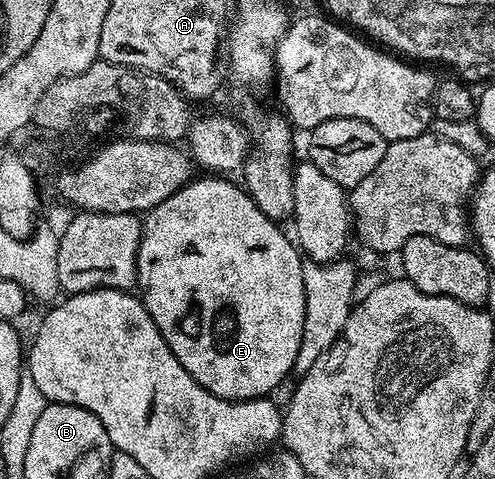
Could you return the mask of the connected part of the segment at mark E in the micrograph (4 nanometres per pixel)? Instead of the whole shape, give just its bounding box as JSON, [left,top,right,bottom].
[136,174,306,400]

